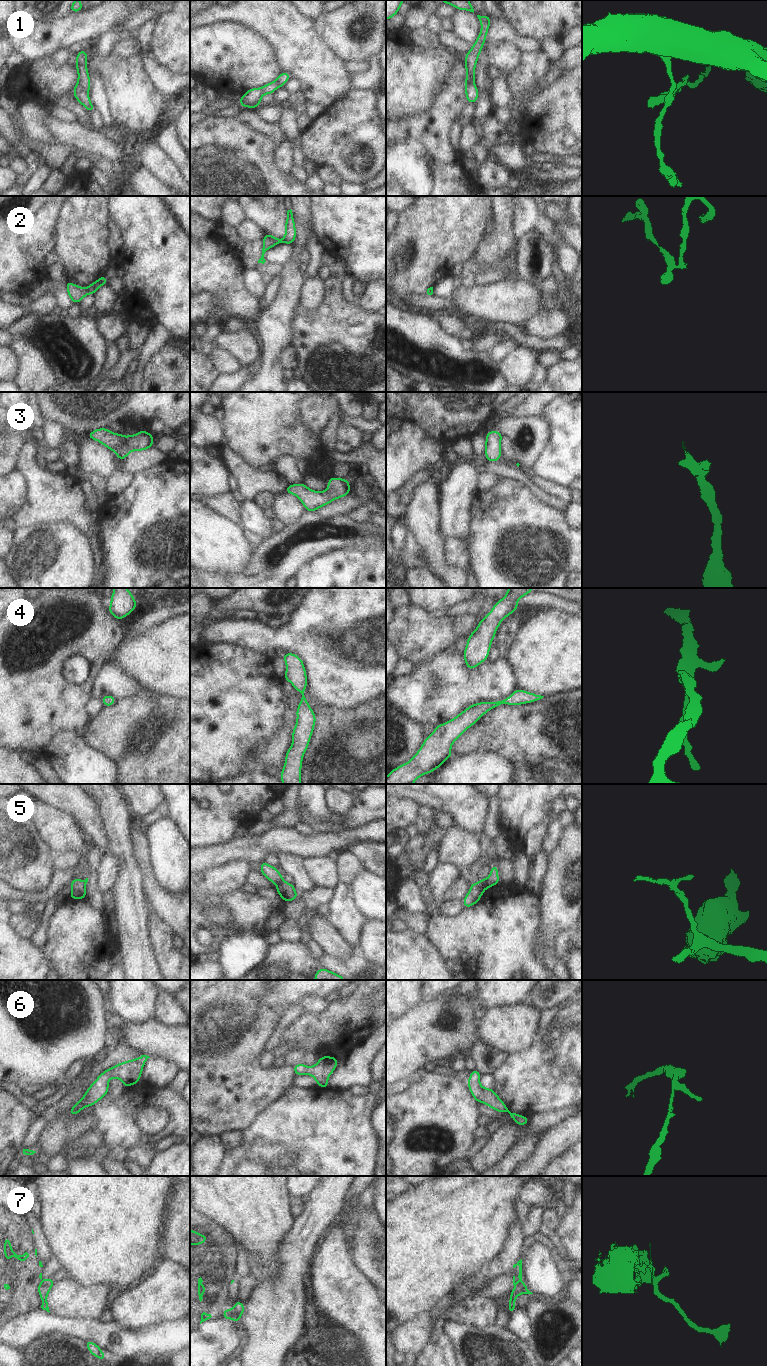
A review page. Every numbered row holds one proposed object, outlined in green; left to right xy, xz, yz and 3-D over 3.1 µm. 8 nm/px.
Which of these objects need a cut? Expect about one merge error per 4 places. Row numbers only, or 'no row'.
1, 5, 7

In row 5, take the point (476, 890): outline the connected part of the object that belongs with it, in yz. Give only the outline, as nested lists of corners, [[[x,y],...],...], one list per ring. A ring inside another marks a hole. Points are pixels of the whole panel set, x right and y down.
[[[471,883],[467,895],[463,899],[463,906],[465,908],[475,905],[482,897],[486,888],[480,883]]]

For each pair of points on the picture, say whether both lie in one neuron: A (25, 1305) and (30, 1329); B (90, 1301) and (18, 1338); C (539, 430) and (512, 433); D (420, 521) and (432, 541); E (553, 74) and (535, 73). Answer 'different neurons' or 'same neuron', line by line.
A: different neurons
B: different neurons
C: same neuron
D: same neuron
E: different neurons

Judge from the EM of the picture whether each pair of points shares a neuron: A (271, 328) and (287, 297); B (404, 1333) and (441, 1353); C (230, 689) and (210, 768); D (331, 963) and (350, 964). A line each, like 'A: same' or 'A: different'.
A: same
B: different
C: same
D: same

